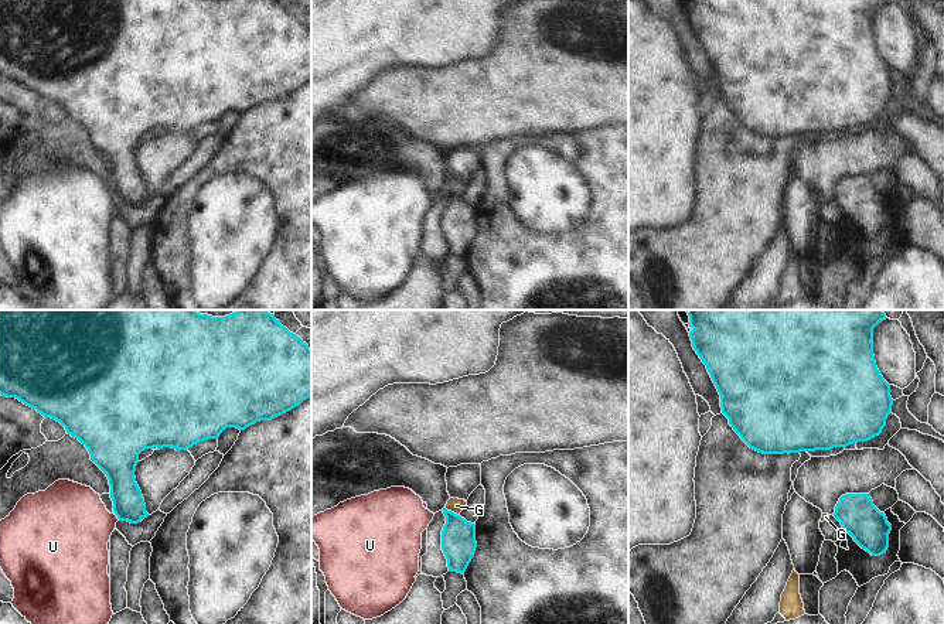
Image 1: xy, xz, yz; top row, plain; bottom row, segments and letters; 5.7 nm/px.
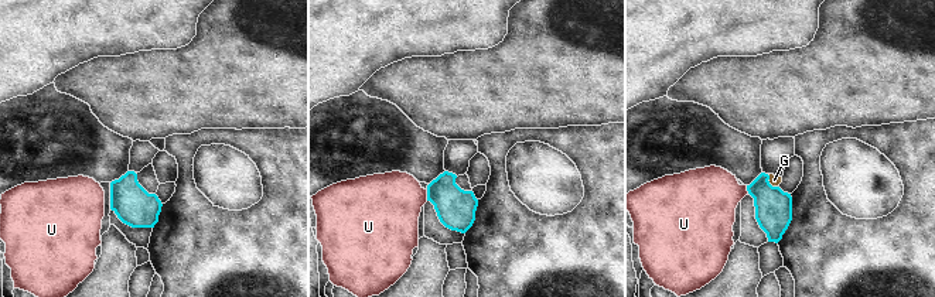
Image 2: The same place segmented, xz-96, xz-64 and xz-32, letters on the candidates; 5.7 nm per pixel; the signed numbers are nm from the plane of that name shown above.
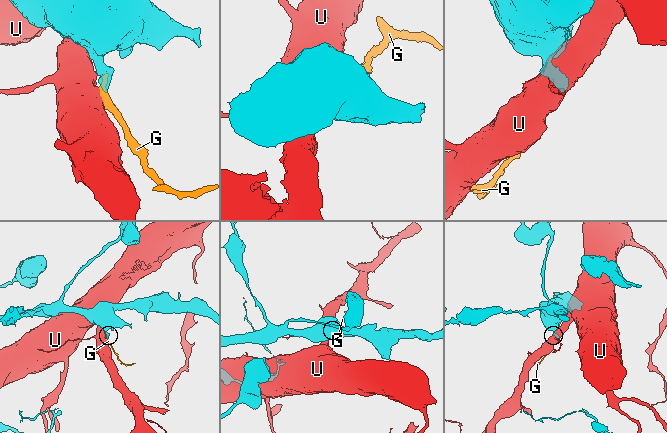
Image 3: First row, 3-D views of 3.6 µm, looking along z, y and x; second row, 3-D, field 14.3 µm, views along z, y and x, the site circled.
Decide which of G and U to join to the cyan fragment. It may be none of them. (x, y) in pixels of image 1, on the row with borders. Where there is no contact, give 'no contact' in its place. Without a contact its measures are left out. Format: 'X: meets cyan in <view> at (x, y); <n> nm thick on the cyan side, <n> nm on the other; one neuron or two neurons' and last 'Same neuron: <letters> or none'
G: meets cyan in xz at (450, 511); 190 nm thick on the cyan side, 90 nm on the other; two neurons
U: meets cyan in xy at (116, 515); 180 nm thick on the cyan side, 420 nm on the other; two neurons
Same neuron: none

